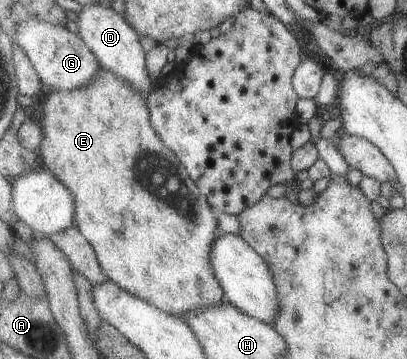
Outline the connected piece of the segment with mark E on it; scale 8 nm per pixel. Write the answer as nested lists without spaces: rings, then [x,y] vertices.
[[[100,68],[96,78],[88,84],[87,88],[74,91],[47,90],[43,97],[43,103],[44,114],[41,124],[45,132],[45,140],[39,152],[41,166],[52,171],[73,192],[77,200],[76,226],[88,242],[92,244],[107,278],[116,282],[118,286],[133,296],[146,300],[150,305],[156,306],[167,314],[182,317],[183,319],[189,312],[210,309],[228,301],[225,296],[226,292],[218,281],[211,262],[213,247],[220,234],[216,210],[209,204],[209,200],[202,193],[202,190],[198,188],[186,166],[182,164],[178,156],[164,143],[164,140],[154,129],[146,96],[140,95],[135,88],[129,86],[123,79],[115,76],[112,72]]]

